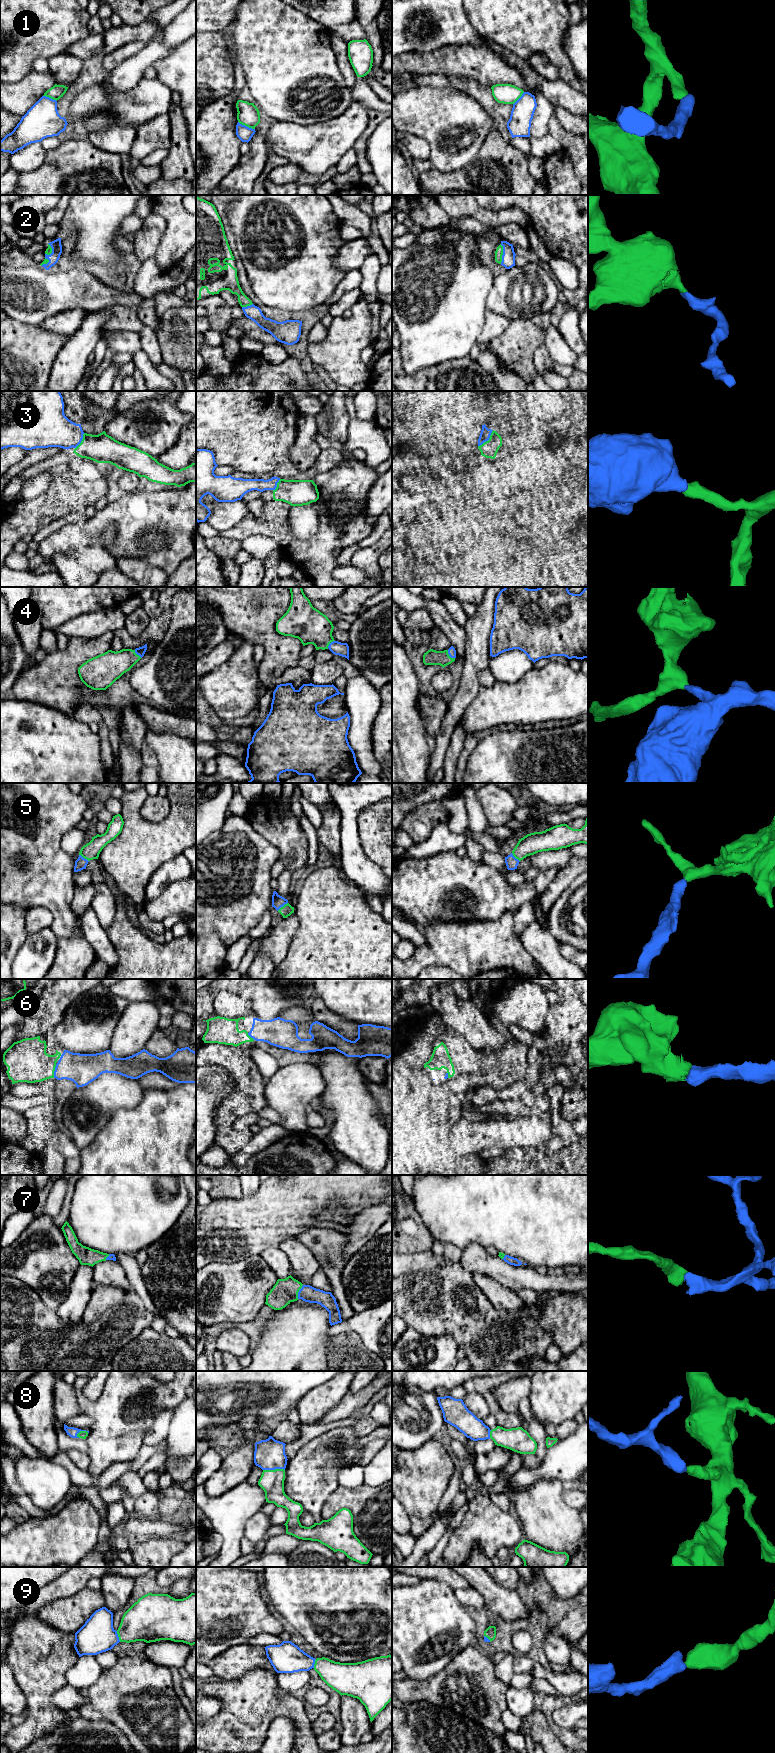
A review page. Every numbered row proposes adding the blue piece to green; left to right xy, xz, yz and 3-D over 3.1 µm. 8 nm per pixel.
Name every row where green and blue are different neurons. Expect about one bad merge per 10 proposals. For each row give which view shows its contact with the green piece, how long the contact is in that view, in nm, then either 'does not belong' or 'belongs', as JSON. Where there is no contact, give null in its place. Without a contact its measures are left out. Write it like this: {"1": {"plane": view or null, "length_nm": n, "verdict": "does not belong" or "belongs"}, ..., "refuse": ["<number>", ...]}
{"1": {"plane": "xz", "length_nm": 150, "verdict": "does not belong"}, "2": {"plane": "yz", "length_nm": 160, "verdict": "belongs"}, "3": {"plane": "yz", "length_nm": 180, "verdict": "belongs"}, "4": {"plane": "yz", "length_nm": 90, "verdict": "belongs"}, "5": {"plane": "xz", "length_nm": 110, "verdict": "belongs"}, "6": {"plane": "xy", "length_nm": 110, "verdict": "belongs"}, "7": {"plane": "xz", "length_nm": 120, "verdict": "belongs"}, "8": {"plane": "xz", "length_nm": 180, "verdict": "belongs"}, "9": {"plane": "xy", "length_nm": 90, "verdict": "belongs"}, "refuse": ["1"]}

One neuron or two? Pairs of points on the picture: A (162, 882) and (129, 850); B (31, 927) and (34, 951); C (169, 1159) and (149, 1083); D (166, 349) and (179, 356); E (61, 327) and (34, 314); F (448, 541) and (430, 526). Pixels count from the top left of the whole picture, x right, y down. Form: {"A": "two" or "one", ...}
{"A": "two", "B": "two", "C": "two", "D": "one", "E": "two", "F": "one"}

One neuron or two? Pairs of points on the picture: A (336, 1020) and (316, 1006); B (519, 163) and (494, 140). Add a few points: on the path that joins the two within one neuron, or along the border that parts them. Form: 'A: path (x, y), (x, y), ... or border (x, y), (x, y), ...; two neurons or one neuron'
A: path (331, 1019), (321, 1010); one neuron
B: path (513, 159), (500, 146); one neuron

